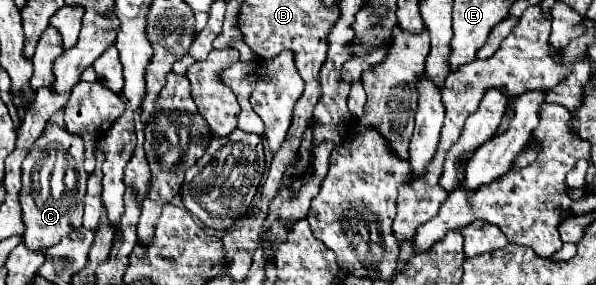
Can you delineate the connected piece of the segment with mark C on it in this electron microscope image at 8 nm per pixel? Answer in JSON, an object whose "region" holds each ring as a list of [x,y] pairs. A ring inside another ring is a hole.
{"region":[[[47,126],[43,136],[35,142],[31,152],[23,160],[23,188],[19,202],[23,208],[25,224],[23,244],[31,252],[47,250],[71,230],[81,228],[87,178],[89,174],[83,168],[83,140],[79,140],[75,134],[67,134],[59,126]],[[59,158],[61,162],[65,162],[65,178],[53,178],[53,168]]]}

